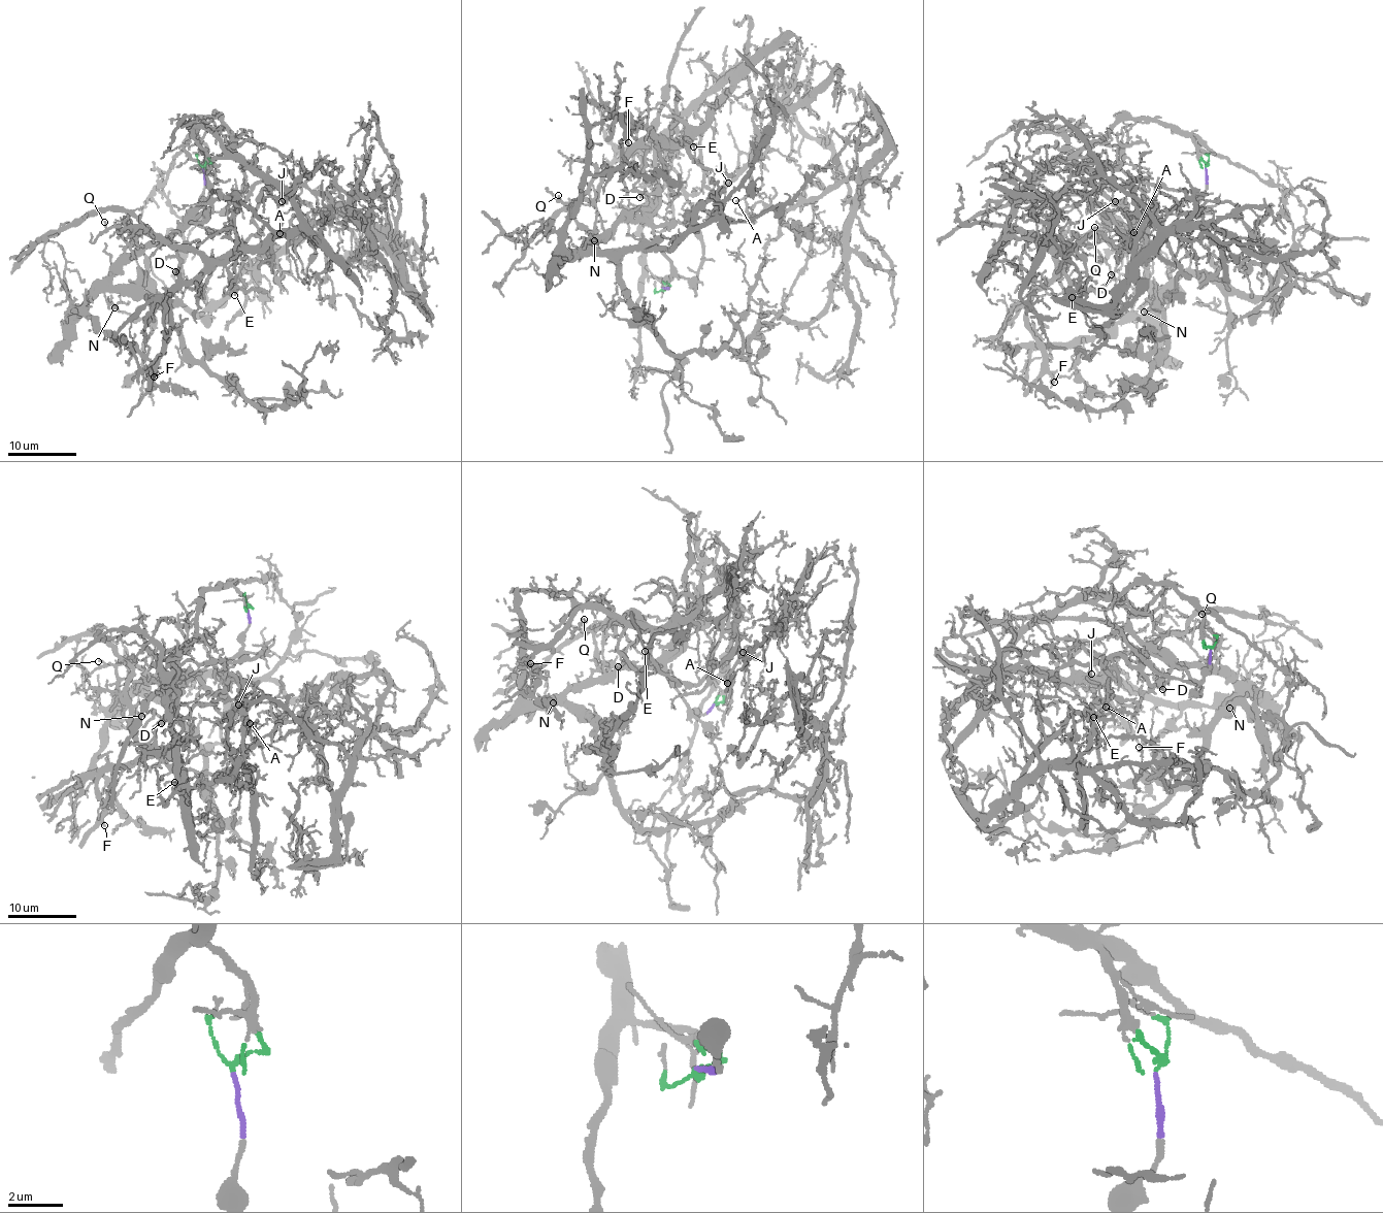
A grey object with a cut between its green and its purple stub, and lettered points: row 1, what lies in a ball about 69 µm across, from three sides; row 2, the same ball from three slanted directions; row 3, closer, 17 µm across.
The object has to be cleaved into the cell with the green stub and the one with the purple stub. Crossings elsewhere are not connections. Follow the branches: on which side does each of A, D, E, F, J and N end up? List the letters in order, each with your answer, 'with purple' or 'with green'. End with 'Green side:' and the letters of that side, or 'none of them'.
A: with green
D: with green
E: with green
F: with green
J: with purple
N: with purple
Green side: A, D, E, F

